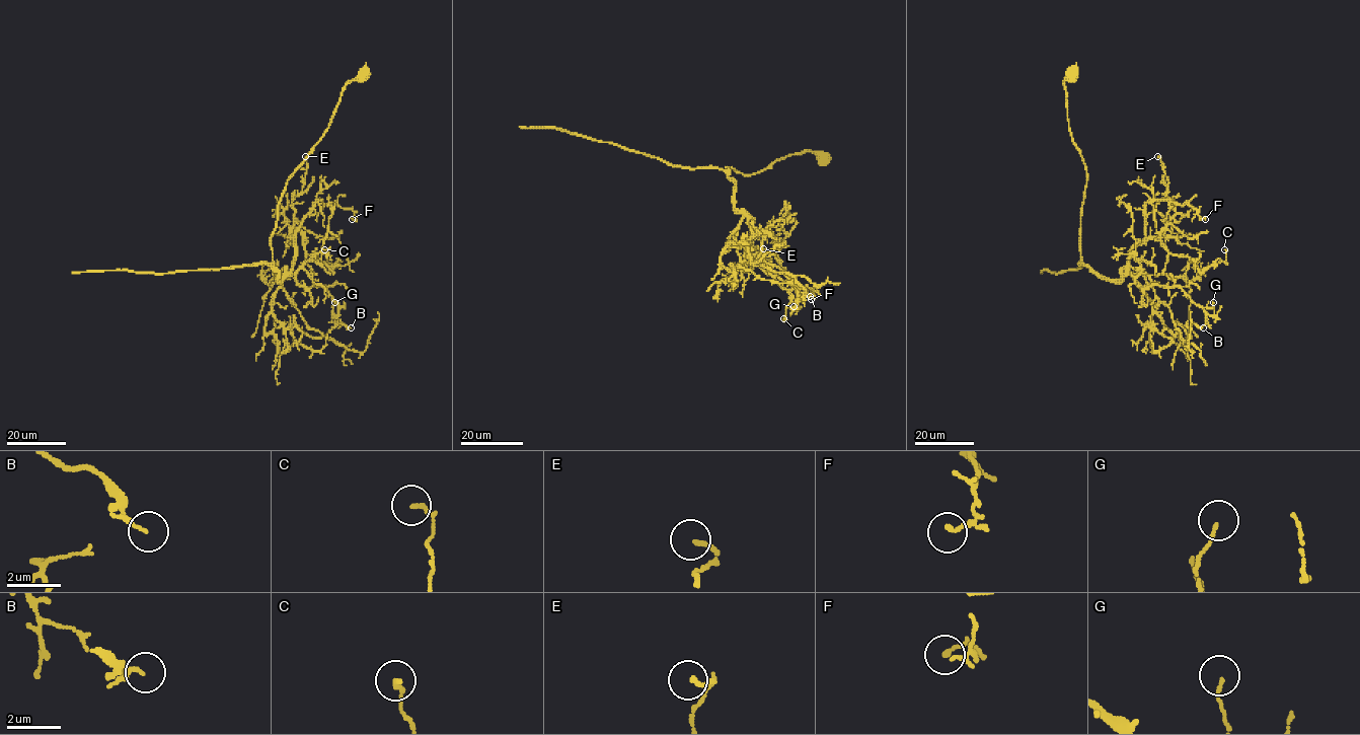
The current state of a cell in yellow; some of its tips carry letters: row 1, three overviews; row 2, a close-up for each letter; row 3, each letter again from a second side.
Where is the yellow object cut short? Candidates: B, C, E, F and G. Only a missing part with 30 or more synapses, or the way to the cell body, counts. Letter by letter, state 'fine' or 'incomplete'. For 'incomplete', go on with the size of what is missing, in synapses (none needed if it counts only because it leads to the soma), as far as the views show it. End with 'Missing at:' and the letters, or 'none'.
B: fine
C: fine
E: fine
F: fine
G: fine
Missing at: none

